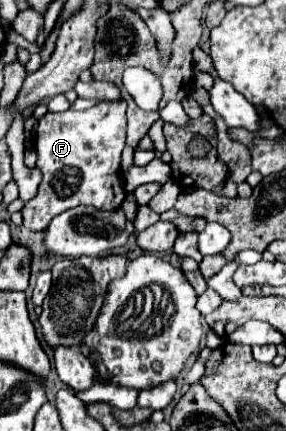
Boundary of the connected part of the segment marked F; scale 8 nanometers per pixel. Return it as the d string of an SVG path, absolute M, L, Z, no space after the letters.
M123 100L117 102L97 102L95 106L87 110L65 110L65 112L47 112L43 118L39 118L37 128L37 140L35 140L35 152L39 156L37 168L43 172L43 182L39 186L39 192L33 200L25 204L23 212L23 226L33 230L45 230L55 218L55 214L61 214L63 210L71 210L75 206L95 206L97 210L117 210L121 202L125 200L125 190L121 186L121 152L125 148L125 132L127 132L127 120L125 120L125 108L127 104Z

